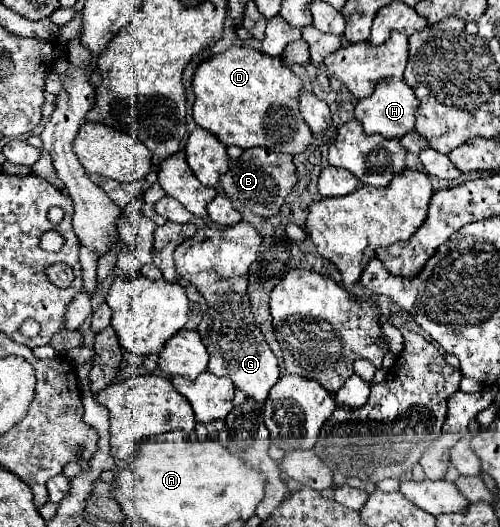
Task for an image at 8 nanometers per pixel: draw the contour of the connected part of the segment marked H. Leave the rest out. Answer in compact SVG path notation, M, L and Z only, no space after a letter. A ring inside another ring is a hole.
M383 79L383 81L377 83L373 95L361 99L355 105L355 119L363 125L367 135L381 133L387 139L393 139L393 137L401 139L403 135L415 131L417 107L419 107L419 101L413 93L413 89L403 79Z

